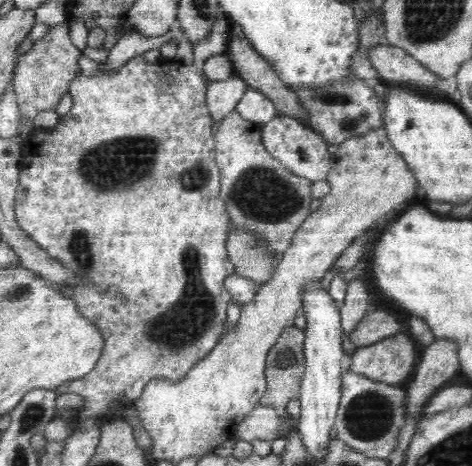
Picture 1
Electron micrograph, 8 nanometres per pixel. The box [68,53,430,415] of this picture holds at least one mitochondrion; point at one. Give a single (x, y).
(187, 321)

